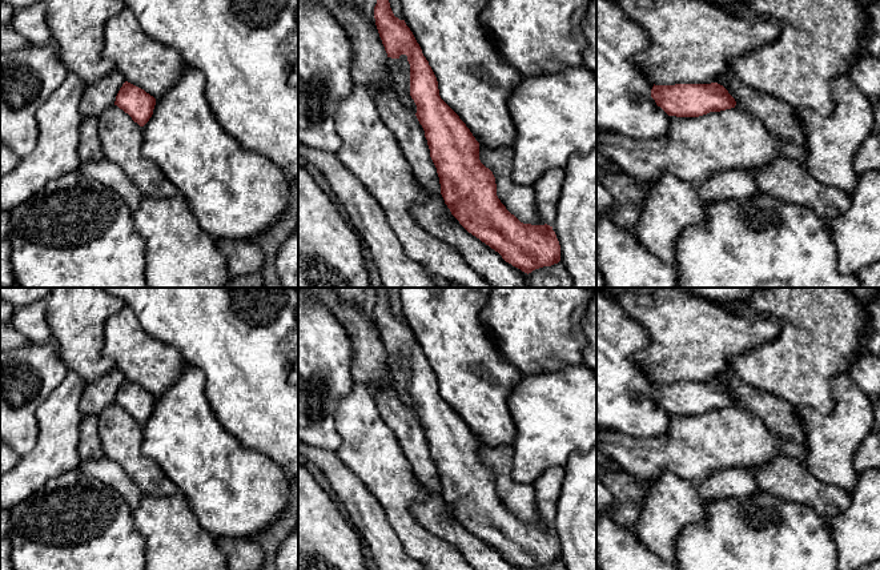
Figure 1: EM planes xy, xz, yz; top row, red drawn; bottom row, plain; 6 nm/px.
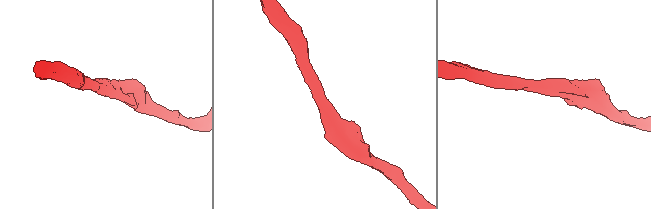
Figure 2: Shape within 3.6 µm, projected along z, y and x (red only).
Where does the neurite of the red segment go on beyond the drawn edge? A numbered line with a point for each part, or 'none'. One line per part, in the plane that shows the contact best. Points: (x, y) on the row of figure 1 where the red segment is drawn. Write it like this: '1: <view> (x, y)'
1: xz (400, 68)

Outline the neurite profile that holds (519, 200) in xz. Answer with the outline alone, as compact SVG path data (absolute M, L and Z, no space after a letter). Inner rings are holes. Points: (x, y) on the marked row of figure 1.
M479 142L479 160L493 172L497 196L506 209L523 224L545 225L535 206L533 185L518 185L511 177L514 165L513 146L491 149Z

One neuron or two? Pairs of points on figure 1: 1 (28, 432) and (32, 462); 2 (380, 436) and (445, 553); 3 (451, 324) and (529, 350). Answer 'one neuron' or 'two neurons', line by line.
1: two neurons
2: one neuron
3: two neurons

